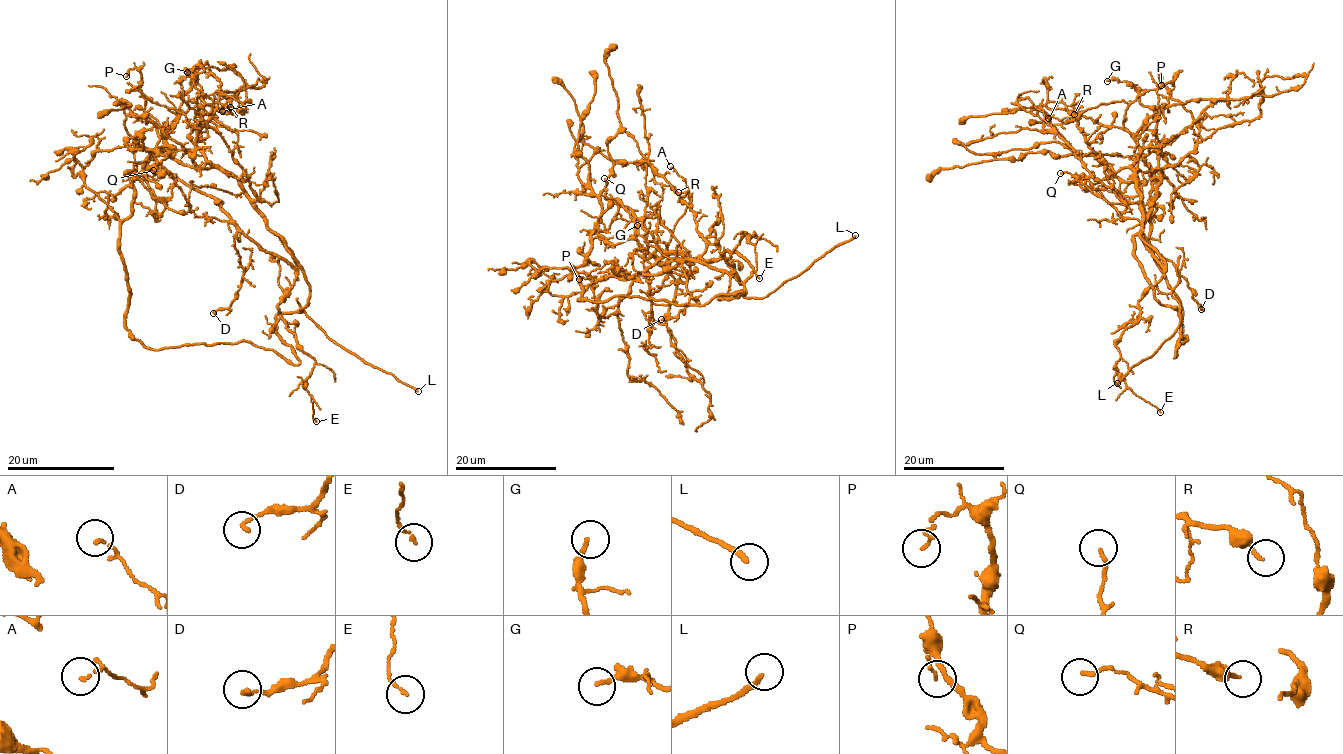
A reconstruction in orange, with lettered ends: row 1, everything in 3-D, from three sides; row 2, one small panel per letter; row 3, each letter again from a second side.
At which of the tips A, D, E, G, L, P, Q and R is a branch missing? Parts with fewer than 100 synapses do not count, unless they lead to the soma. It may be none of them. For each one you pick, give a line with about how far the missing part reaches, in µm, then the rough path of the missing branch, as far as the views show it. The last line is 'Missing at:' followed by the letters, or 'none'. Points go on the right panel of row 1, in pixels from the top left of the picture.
L: about 50 µm are missing; missing branch runs (1117, 383), (1093, 390), (1064, 384), (1018, 383), (1005, 376), (974, 370), (934, 355), (931, 350)
Missing at: L

